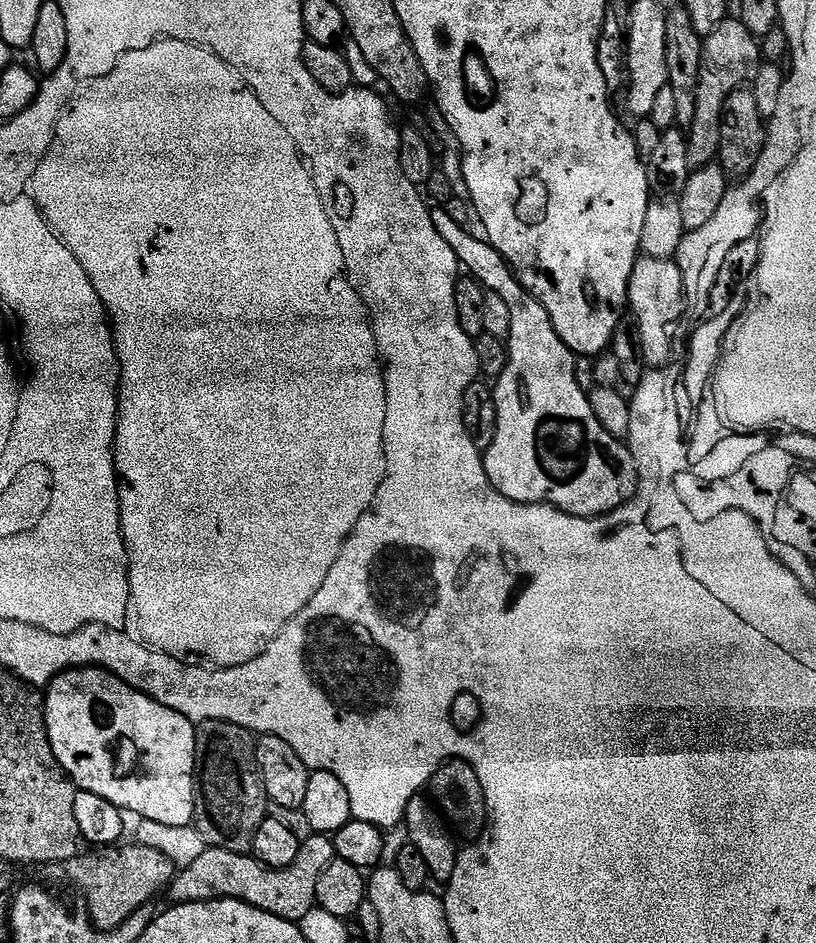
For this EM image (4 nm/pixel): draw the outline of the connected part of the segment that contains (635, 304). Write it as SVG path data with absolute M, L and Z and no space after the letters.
M641 255L630 274L628 308L640 328L644 362L649 369L664 370L669 367L674 356L672 343L678 339L685 303L683 272L675 259L659 260L653 256Z

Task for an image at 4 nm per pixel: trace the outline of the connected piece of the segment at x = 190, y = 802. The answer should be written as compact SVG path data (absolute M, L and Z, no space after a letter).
M99 666L72 668L54 677L42 703L52 753L79 791L97 795L125 813L133 812L136 818L163 826L186 827L195 821L197 725L188 717L151 700Z

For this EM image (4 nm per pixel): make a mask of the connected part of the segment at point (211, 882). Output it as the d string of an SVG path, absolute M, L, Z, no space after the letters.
M313 834L310 838L306 838L298 850L298 858L294 858L294 862L285 868L266 868L251 854L234 854L230 850L207 847L193 864L177 871L166 889L166 896L169 896L172 904L189 904L203 900L237 900L246 902L258 910L266 910L266 914L274 914L283 920L298 922L306 918L306 914L310 914L312 908L317 907L318 878L322 878L322 870L326 870L326 866L330 866L330 862L335 859L337 854L333 837L328 834Z

